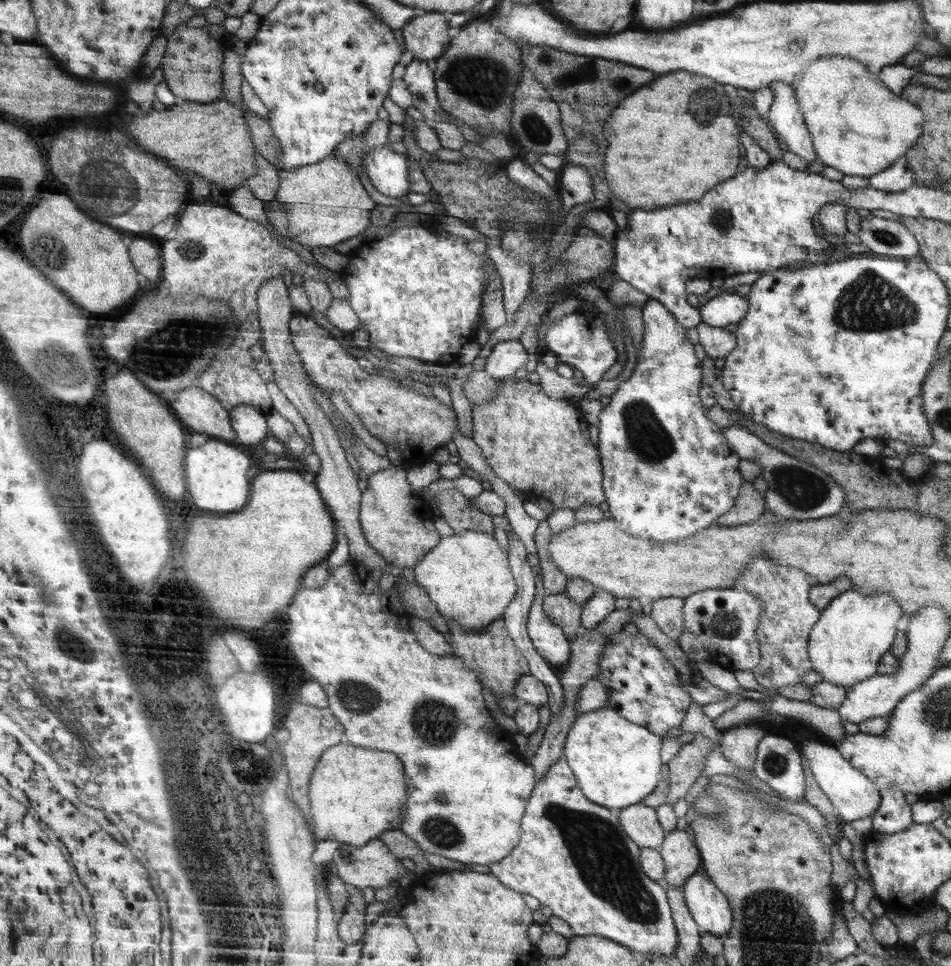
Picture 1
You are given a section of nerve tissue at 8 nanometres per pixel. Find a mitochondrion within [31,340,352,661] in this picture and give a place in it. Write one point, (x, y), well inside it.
(155, 364)

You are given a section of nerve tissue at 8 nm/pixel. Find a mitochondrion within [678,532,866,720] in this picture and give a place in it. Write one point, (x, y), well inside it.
(727, 626)

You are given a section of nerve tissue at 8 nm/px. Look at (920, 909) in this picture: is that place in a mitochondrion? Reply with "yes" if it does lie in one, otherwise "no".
no

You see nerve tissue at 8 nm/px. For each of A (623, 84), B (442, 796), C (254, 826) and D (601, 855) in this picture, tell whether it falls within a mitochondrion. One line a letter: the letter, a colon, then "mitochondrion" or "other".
A: other
B: mitochondrion
C: other
D: mitochondrion

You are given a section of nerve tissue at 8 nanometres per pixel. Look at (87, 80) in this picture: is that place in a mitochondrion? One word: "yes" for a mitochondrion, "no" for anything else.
no

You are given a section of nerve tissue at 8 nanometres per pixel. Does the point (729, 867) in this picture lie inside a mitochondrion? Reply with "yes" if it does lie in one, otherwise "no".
yes

